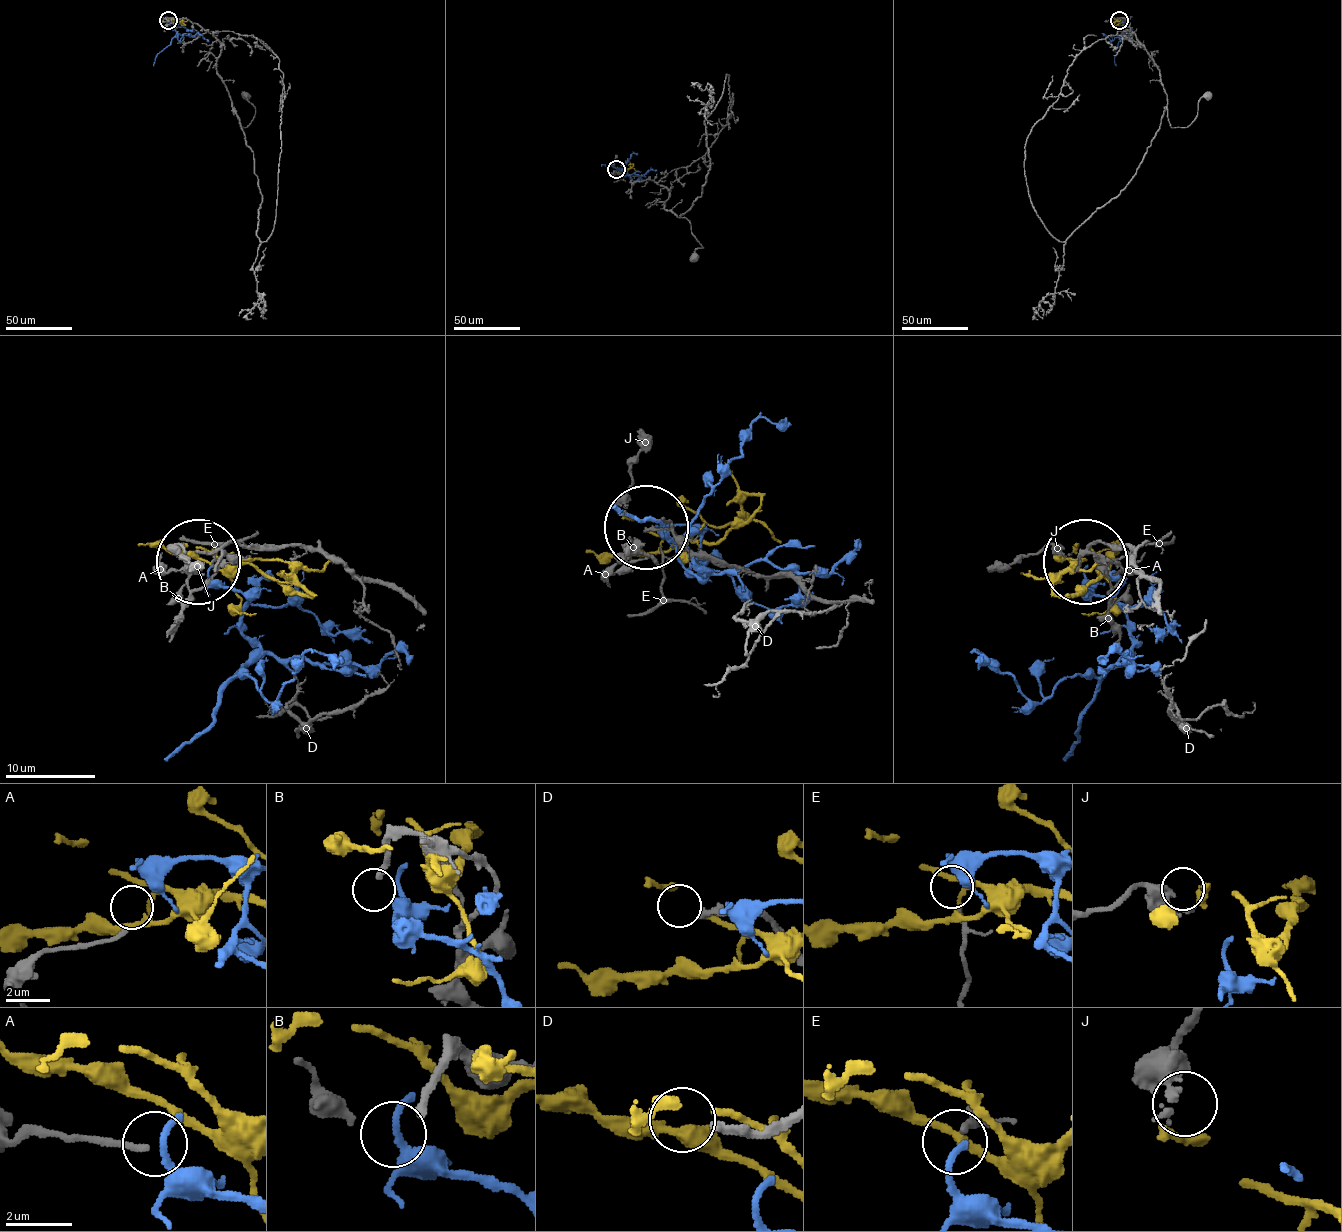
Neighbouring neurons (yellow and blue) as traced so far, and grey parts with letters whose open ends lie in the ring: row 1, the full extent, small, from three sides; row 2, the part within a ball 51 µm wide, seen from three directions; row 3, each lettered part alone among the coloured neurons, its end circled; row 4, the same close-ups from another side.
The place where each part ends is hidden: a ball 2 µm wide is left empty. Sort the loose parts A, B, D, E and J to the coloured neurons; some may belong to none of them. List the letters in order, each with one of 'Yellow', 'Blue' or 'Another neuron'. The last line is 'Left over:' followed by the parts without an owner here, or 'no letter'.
A: Another neuron
B: Another neuron
D: Another neuron
E: Another neuron
J: Yellow
Left over: A, B, D, E

